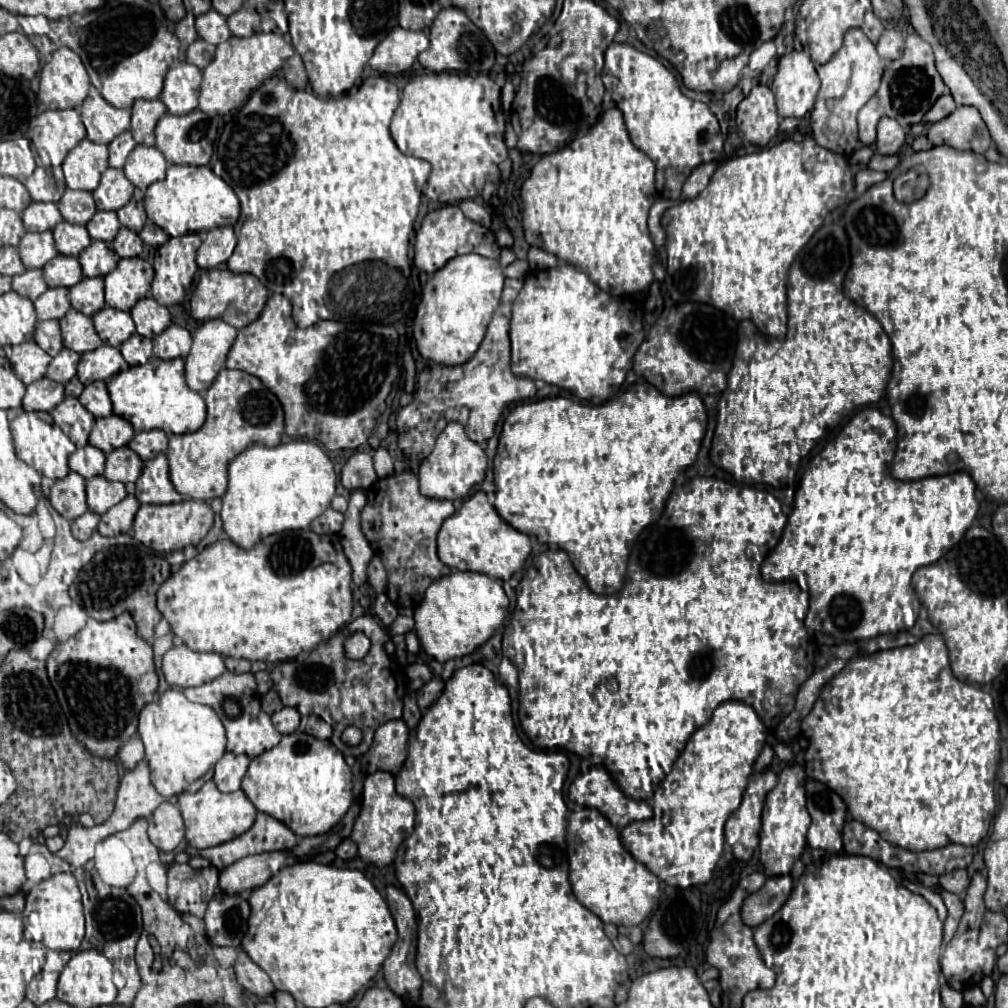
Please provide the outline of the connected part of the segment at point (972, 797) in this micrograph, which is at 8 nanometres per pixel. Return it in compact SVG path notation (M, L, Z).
M925 635L915 645L905 645L905 647L897 647L897 649L877 651L873 655L853 657L843 667L841 673L837 673L831 681L827 681L823 685L821 695L817 697L813 709L803 719L801 731L809 739L809 747L805 751L807 777L817 779L817 781L825 783L827 787L831 787L847 803L847 809L855 821L861 821L867 827L875 829L889 843L895 843L897 847L903 847L907 851L927 851L927 849L945 847L949 843L977 845L987 835L991 819L995 815L995 773L997 773L1000 762L1000 725L995 717L991 695L978 685L961 683L951 673L947 645L941 635Z

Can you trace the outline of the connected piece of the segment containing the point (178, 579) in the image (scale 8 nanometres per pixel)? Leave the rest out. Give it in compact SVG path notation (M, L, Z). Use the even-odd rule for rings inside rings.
M311 529L271 535L269 541L259 541L249 551L231 539L223 539L207 545L159 587L157 607L169 621L171 631L193 651L213 651L249 661L286 661L315 649L349 621L353 609L351 565L339 539L335 549L329 535L319 537Z

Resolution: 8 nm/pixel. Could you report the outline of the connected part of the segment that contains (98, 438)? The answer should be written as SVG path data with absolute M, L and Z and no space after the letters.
M111 415L105 419L97 419L95 427L89 435L89 443L103 453L111 453L117 447L125 447L133 439L135 431L131 423L127 423L119 415Z

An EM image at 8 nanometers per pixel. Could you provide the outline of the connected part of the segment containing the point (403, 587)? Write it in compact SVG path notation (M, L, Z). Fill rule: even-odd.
M411 471L377 479L367 489L367 503L361 511L361 531L387 569L387 597L393 605L415 609L423 601L427 587L435 579L451 573L437 557L435 537L441 523L453 513L455 505L451 501L429 499L419 493L419 481Z

